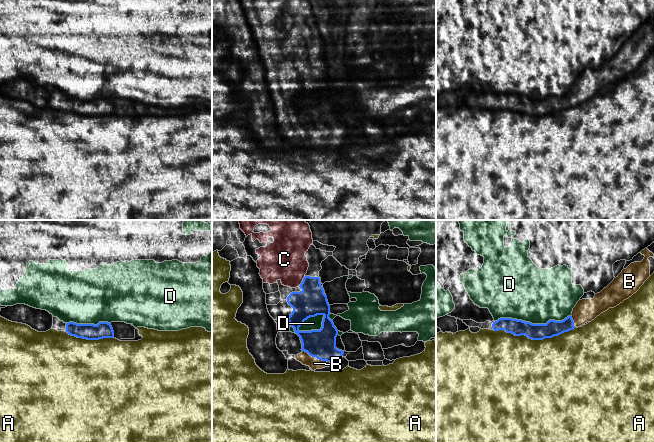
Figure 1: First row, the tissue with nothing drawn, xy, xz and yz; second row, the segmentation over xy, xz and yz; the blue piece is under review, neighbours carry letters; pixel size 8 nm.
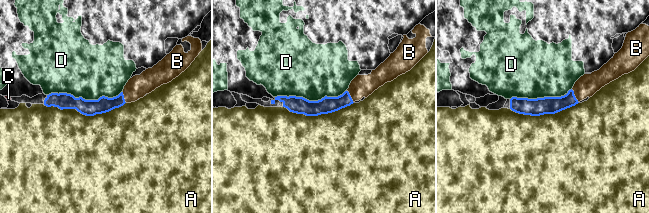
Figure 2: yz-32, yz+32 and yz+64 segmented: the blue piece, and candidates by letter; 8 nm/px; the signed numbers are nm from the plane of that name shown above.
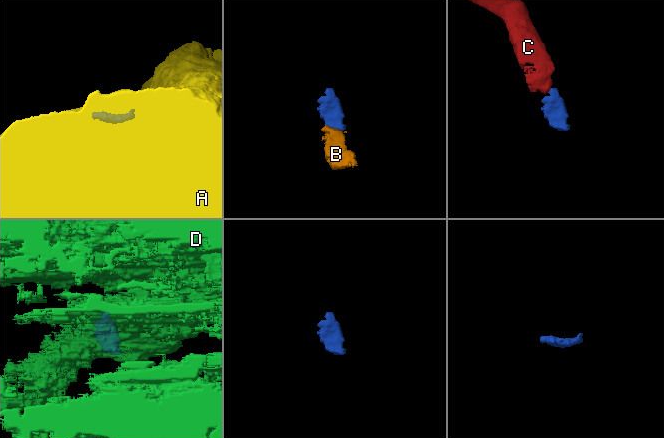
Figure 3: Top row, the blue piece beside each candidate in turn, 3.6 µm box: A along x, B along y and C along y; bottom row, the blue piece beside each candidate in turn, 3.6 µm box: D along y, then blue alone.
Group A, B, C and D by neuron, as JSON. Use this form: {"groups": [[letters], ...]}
{"groups": [["A"], ["B", "C"], ["D"]]}

